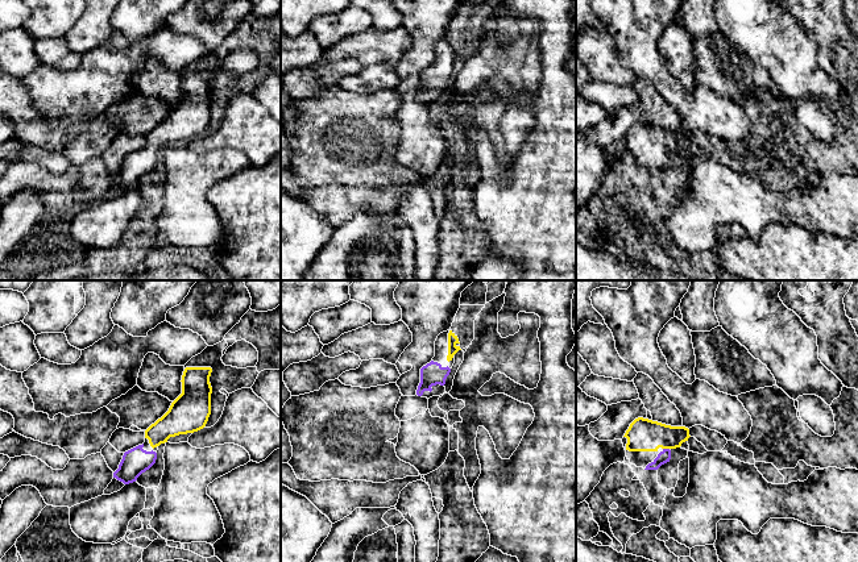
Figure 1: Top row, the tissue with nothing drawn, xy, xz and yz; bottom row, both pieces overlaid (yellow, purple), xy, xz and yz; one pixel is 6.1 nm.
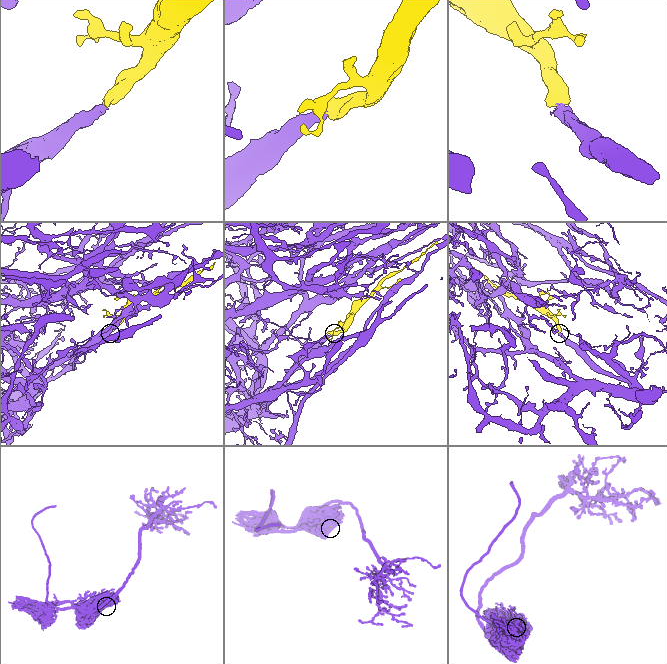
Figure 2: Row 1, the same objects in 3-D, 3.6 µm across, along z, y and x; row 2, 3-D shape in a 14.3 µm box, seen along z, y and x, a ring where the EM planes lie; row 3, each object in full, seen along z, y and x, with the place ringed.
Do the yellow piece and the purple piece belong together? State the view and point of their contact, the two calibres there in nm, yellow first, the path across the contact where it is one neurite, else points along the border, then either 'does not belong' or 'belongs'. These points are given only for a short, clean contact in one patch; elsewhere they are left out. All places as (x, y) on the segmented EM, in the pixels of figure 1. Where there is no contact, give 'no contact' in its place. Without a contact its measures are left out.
yz (666, 448) | 200/80 nm | across yz (643, 434), (654, 436), (666, 448), (663, 457) | belongs

